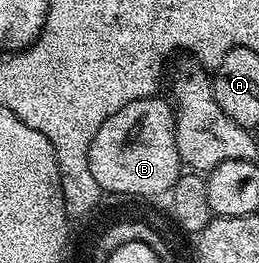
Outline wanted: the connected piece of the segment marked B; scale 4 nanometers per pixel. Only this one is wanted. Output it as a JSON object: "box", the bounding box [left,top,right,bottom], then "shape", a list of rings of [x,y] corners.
{"box":[92,99,181,197],"shape":[[[138,99],[109,117],[110,122],[95,140],[95,151],[92,152],[98,184],[123,192],[136,192],[140,197],[167,193],[167,184],[175,177],[176,169],[181,167],[175,143],[176,116],[151,112],[151,105],[151,99]]]}

